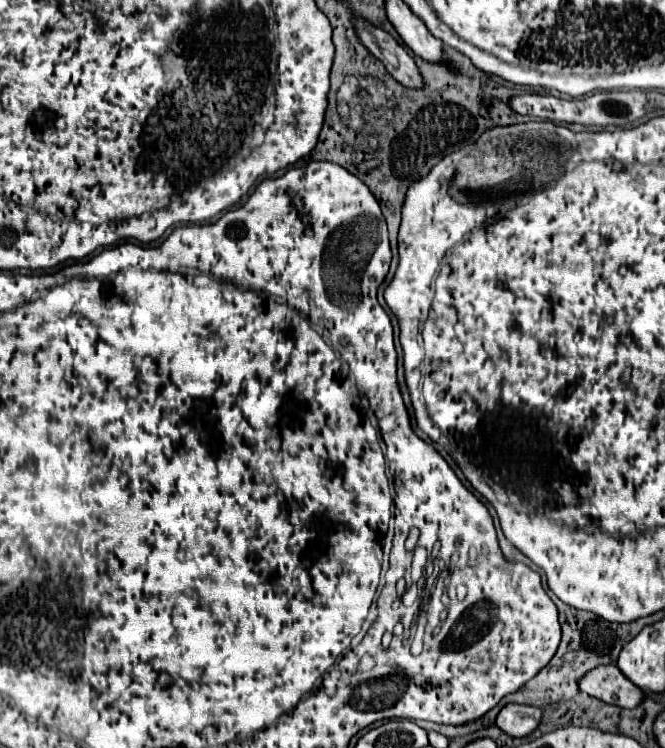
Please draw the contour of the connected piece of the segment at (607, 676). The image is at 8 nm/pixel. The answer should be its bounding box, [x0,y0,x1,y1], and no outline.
[577,666,643,708]

